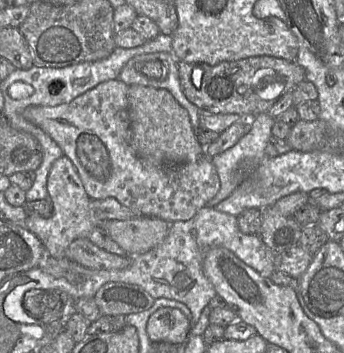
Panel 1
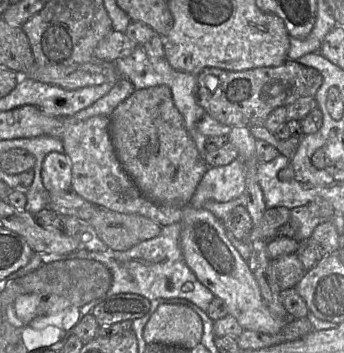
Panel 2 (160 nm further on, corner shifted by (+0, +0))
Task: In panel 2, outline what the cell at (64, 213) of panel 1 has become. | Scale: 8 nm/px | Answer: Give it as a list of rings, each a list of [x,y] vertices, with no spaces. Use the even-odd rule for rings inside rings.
[[[49,153],[42,164],[41,177],[48,193],[71,191],[71,163],[64,153]]]

